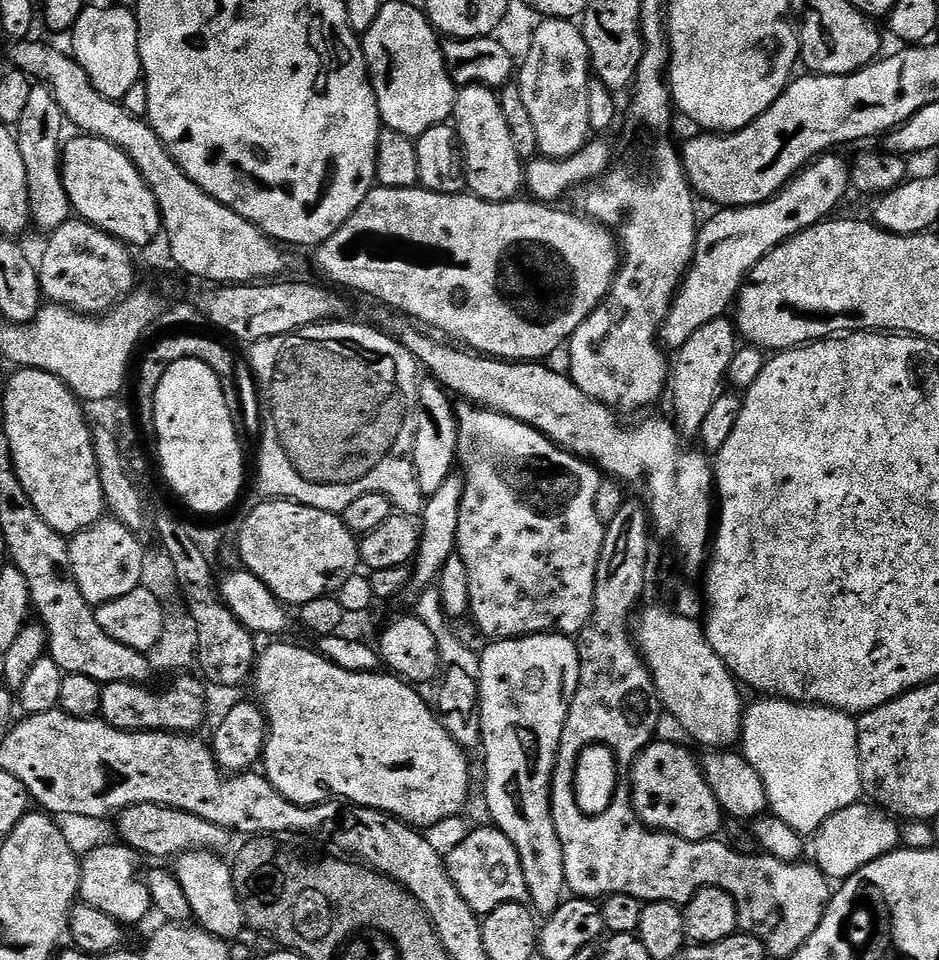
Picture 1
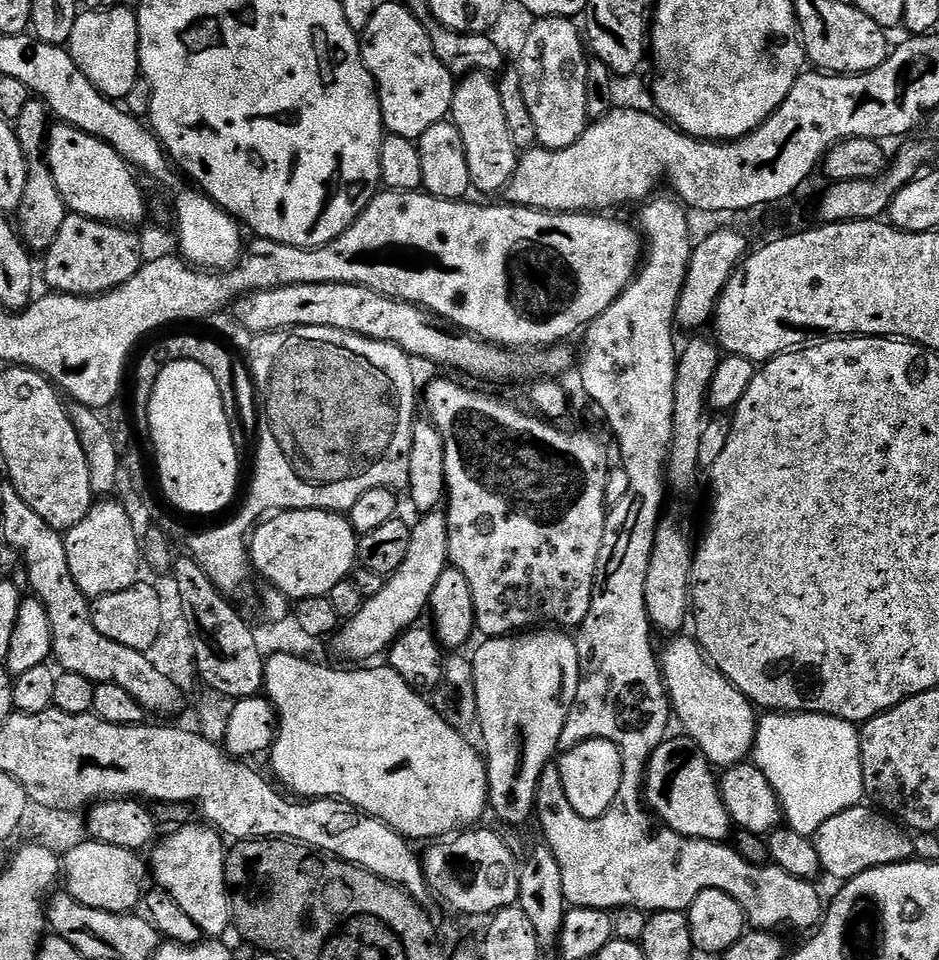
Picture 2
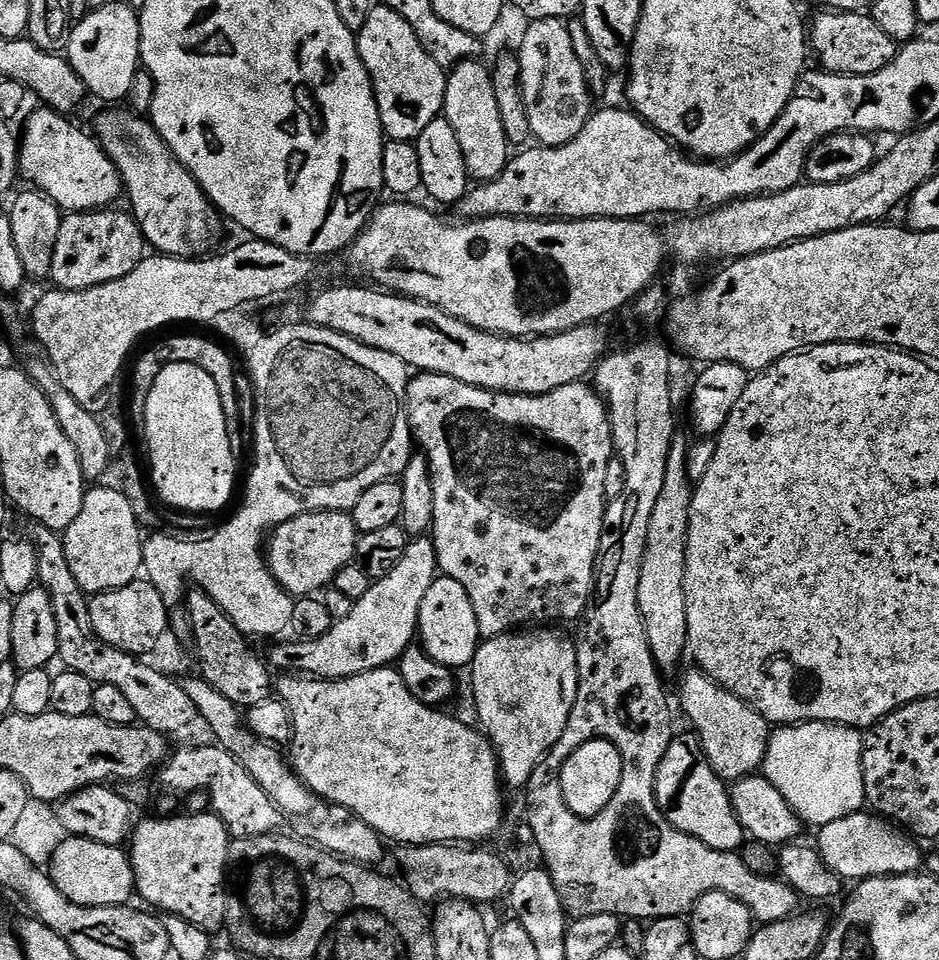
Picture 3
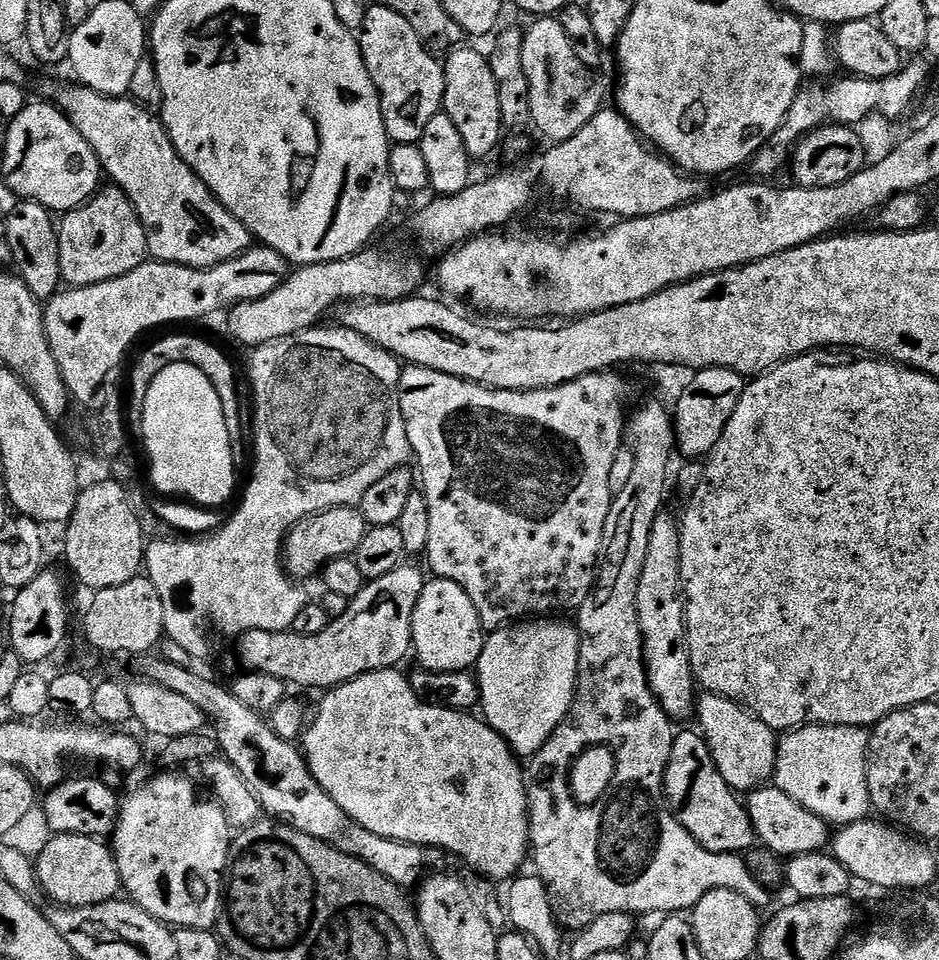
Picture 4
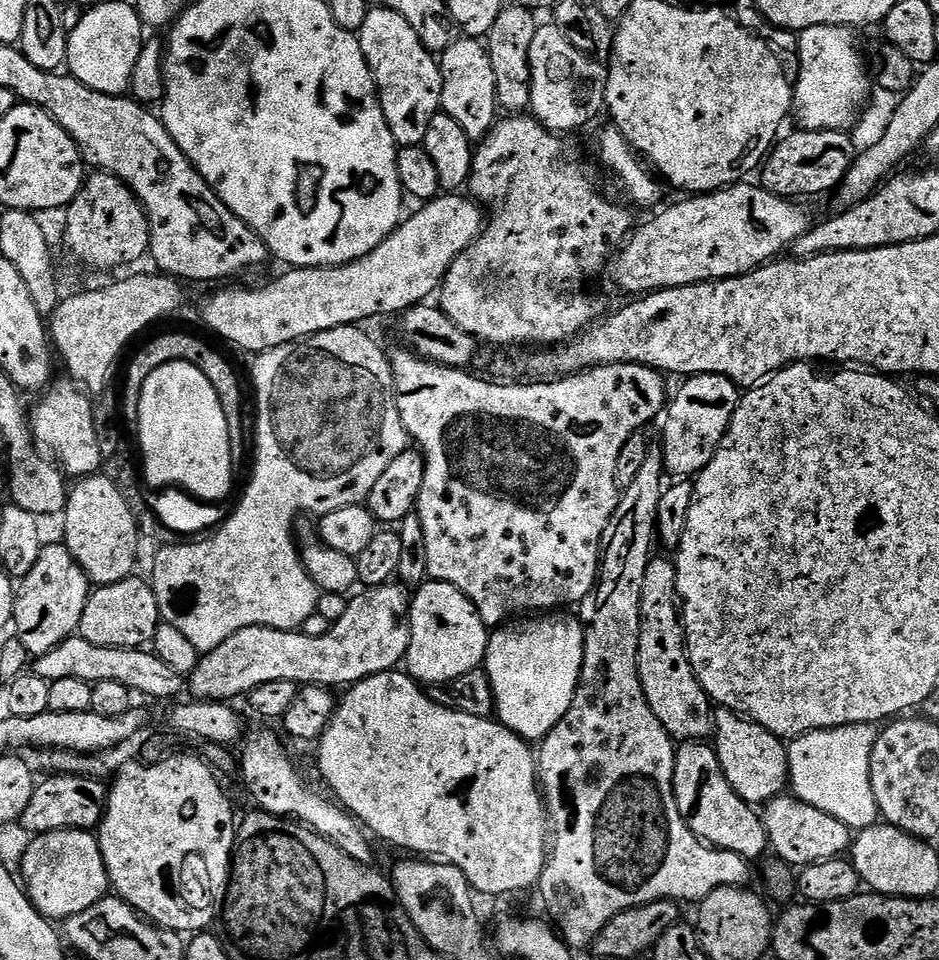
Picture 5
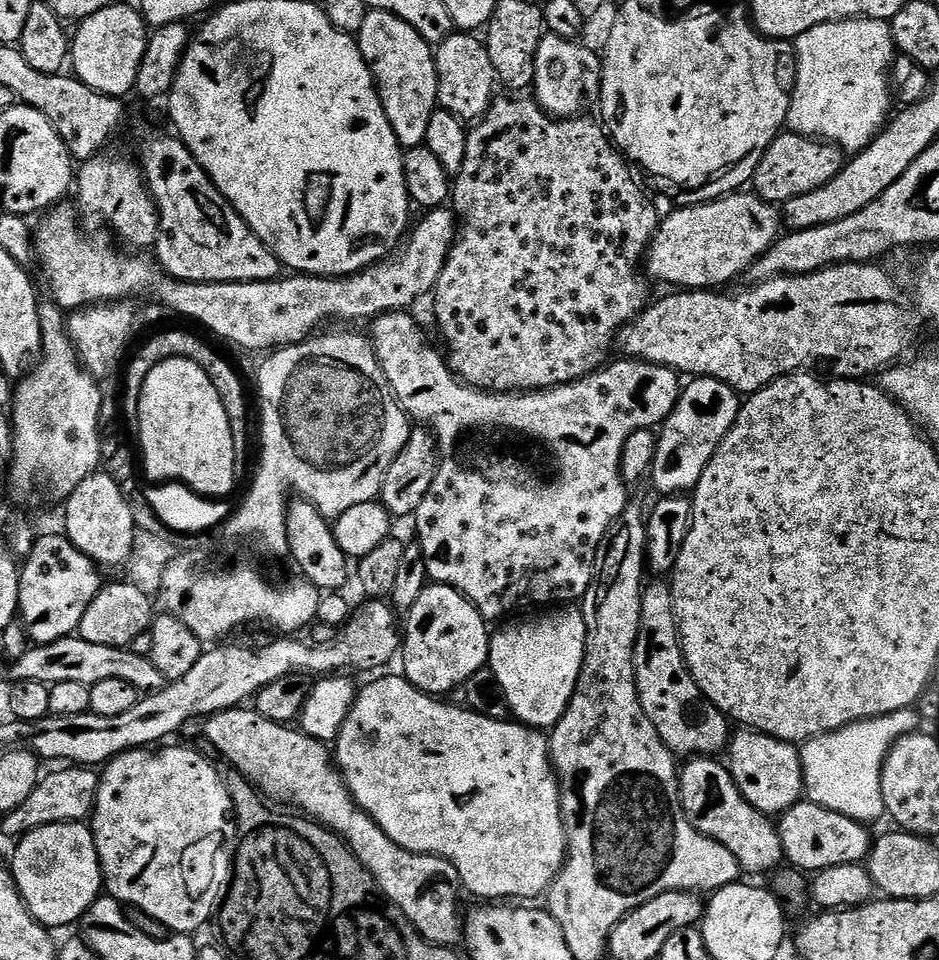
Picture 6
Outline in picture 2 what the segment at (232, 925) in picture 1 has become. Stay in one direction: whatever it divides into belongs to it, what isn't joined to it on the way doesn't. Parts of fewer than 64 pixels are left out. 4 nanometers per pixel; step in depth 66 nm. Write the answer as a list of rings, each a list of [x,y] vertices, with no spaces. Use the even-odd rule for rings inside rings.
[[[188,824],[178,829],[173,836],[165,840],[163,837],[151,849],[150,876],[156,879],[155,887],[159,891],[169,892],[174,902],[194,918],[205,937],[220,938],[232,924],[232,901],[228,883],[224,880],[226,840],[215,828],[200,824]]]

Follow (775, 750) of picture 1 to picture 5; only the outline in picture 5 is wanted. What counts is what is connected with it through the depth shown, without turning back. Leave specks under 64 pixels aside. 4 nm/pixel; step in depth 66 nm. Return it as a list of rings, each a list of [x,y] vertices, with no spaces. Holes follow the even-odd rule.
[[[847,724],[798,736],[787,745],[791,795],[842,822],[853,830],[870,828],[880,811],[870,786],[870,758],[878,735],[875,724]]]

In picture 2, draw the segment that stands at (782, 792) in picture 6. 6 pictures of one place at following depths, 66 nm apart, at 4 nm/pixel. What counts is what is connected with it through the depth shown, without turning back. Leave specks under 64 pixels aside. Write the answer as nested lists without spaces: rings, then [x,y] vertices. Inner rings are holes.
[[[680,634],[659,653],[660,670],[675,719],[683,731],[706,754],[709,764],[723,770],[745,763],[756,746],[758,712],[700,651],[700,645],[688,634]]]

